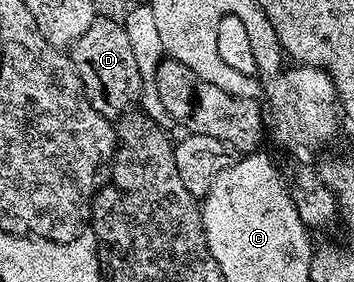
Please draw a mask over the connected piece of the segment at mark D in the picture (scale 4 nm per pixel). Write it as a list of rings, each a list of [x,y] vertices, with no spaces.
[[[97,16],[96,21],[90,23],[90,27],[86,27],[86,31],[82,31],[82,35],[72,42],[70,56],[74,71],[78,71],[78,79],[82,79],[86,99],[94,111],[109,119],[119,119],[135,106],[132,104],[140,97],[142,82],[130,38],[119,20]]]

